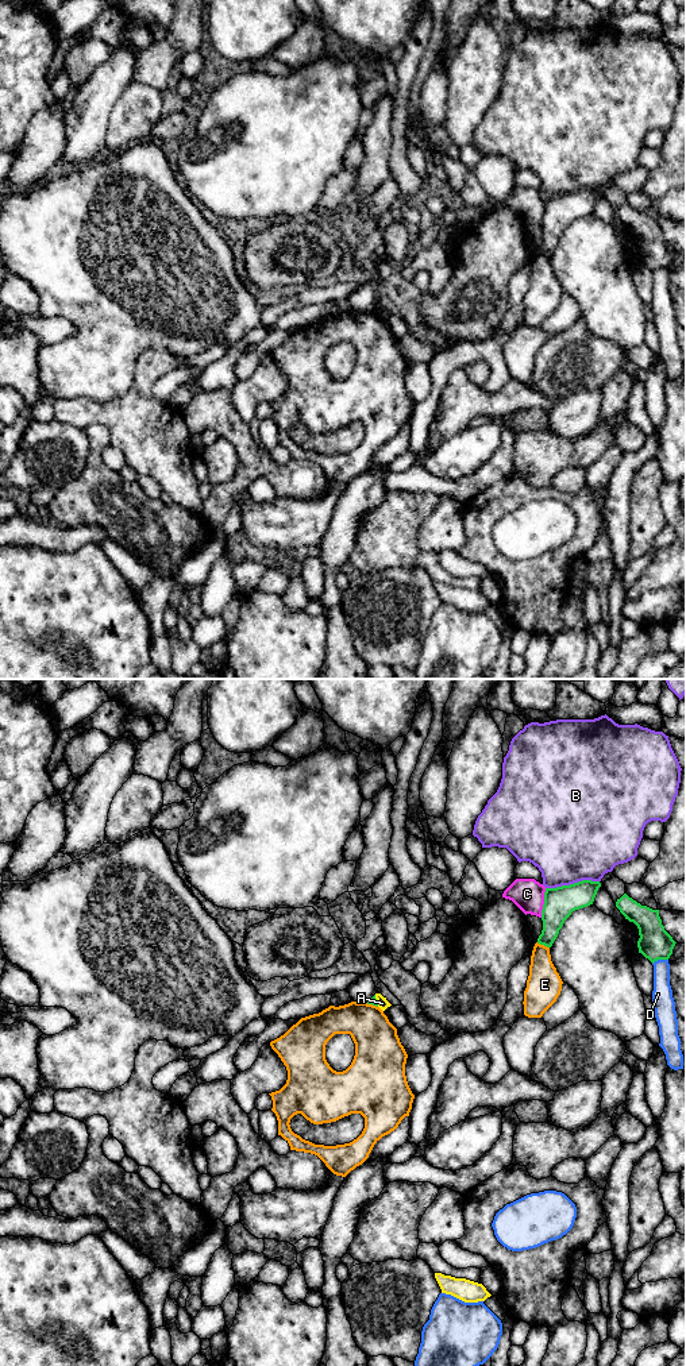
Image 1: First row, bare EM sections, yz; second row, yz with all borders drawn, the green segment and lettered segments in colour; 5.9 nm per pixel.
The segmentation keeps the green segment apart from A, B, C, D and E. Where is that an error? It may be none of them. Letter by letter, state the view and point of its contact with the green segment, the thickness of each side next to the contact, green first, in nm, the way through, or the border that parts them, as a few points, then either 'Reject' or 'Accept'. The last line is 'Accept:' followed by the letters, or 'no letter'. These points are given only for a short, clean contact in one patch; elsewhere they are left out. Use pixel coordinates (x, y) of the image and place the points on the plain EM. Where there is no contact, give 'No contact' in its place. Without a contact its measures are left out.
A: Touches green at yz (376, 309). Thickness 50 nm (green) against 70 nm. Boundary: yz (374, 304), (378, 315). Reject
B: Touches green at yz (571, 193). Thickness 180 nm (green) against 480 nm. Reject
C: Touches green at yz (544, 212). Thickness 180 nm (green) against 190 nm. Reject
D: Touches green at yz (659, 267). Thickness 190 nm (green) against 130 nm. Boundary: yz (667, 267), (659, 267), (652, 273). Reject
E: Touches green at yz (543, 253). Thickness 180 nm (green) against 200 nm. Reject
Accept: no letter

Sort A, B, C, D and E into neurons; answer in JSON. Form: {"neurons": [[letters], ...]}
{"neurons": [["A"], ["B"], ["C"], ["D"], ["E"]]}

